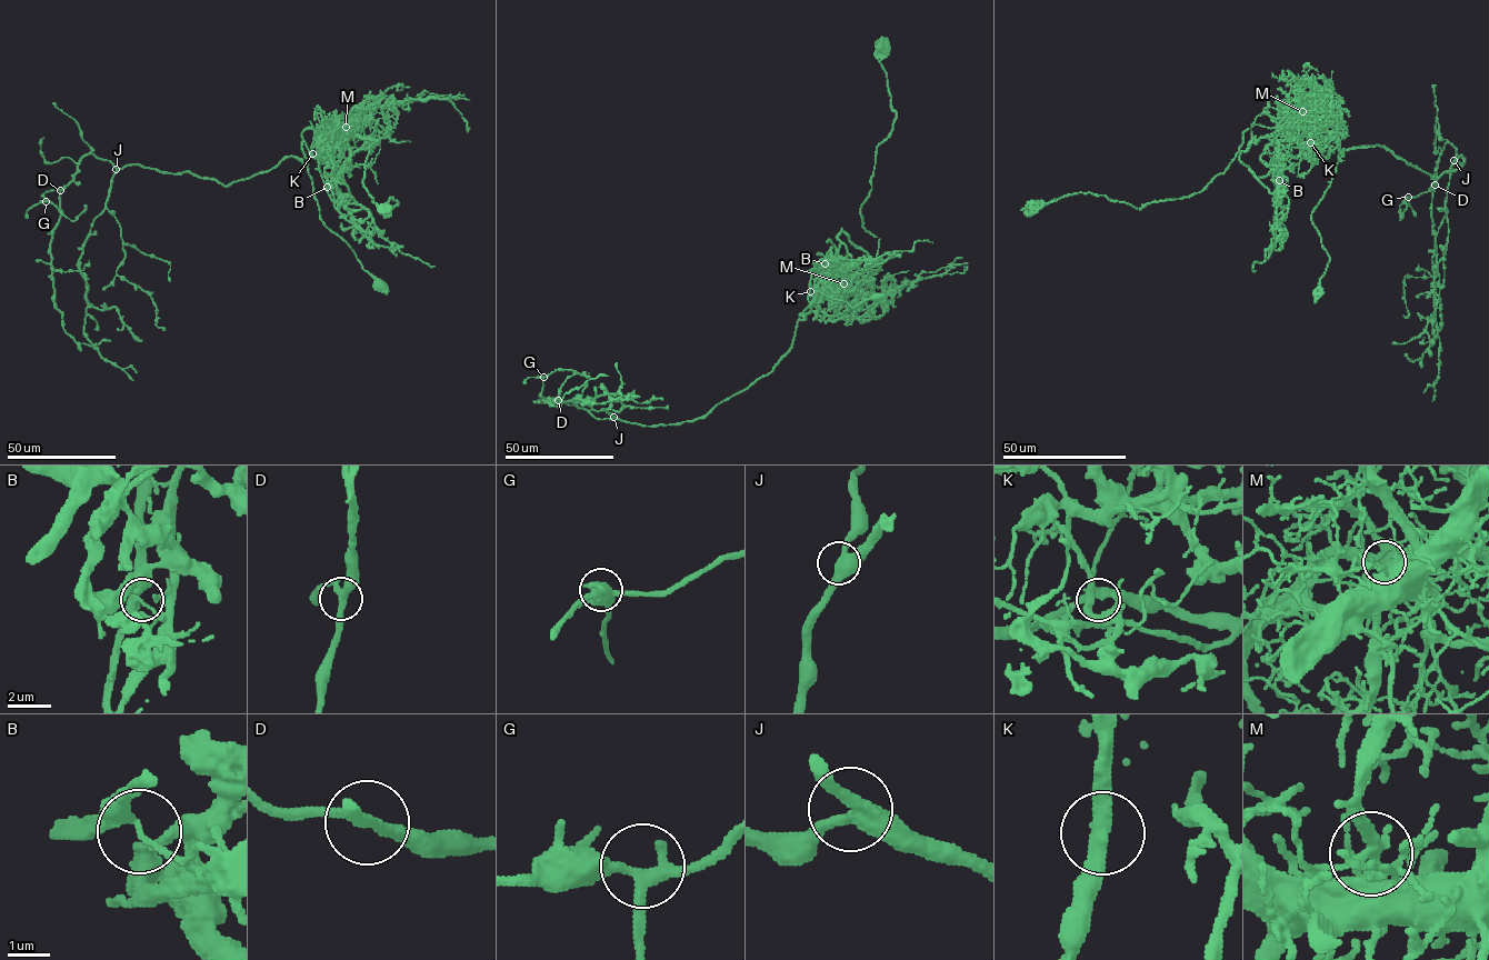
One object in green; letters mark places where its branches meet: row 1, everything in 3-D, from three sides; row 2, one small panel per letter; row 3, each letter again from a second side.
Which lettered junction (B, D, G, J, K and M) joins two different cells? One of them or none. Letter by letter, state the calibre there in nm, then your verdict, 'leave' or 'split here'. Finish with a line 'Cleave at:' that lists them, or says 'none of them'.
B: 280 nm | split here
D: 300 nm | leave
G: 280 nm | leave
J: 420 nm | leave
K: 280 nm | leave
M: 360 nm | leave
Cleave at: B

